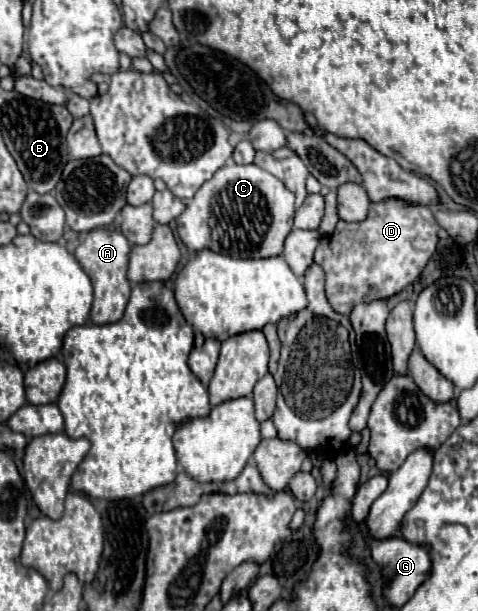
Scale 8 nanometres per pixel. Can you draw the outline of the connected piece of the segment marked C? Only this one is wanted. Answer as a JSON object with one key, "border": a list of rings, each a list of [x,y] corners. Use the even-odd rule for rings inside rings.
{"border":[[[226,163],[200,187],[186,211],[178,219],[182,243],[198,253],[210,249],[234,259],[264,259],[284,251],[284,241],[292,231],[294,195],[272,173],[258,165]]]}

